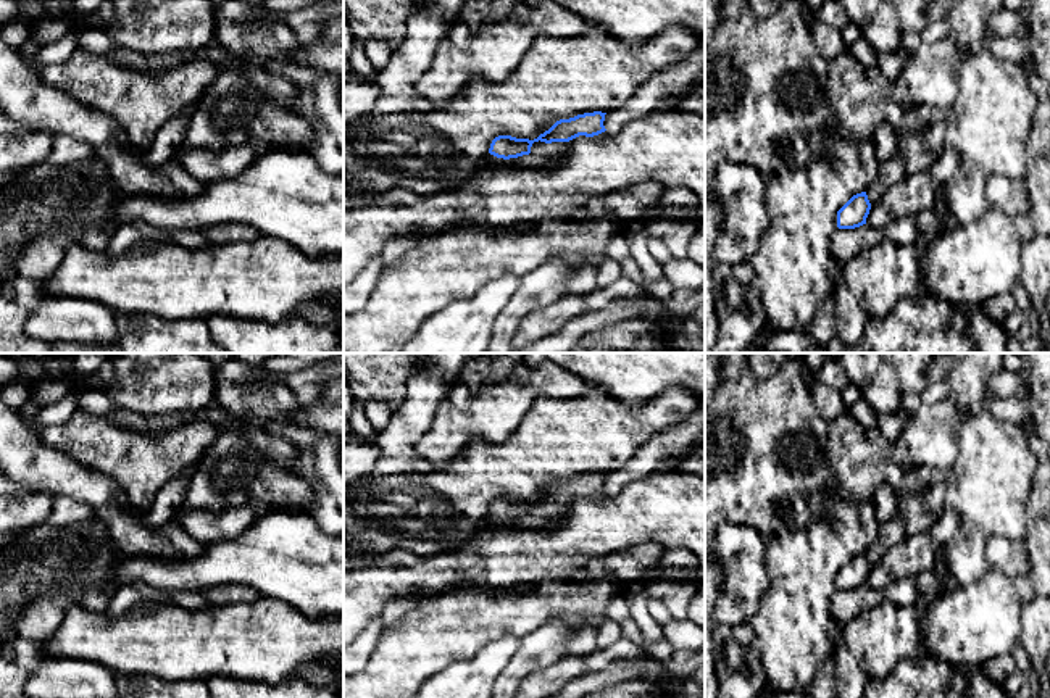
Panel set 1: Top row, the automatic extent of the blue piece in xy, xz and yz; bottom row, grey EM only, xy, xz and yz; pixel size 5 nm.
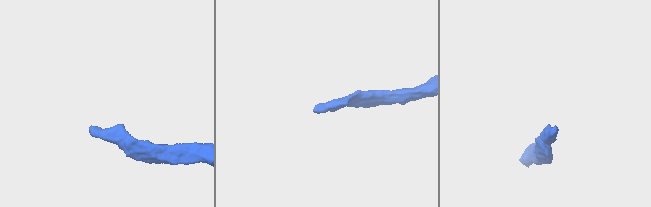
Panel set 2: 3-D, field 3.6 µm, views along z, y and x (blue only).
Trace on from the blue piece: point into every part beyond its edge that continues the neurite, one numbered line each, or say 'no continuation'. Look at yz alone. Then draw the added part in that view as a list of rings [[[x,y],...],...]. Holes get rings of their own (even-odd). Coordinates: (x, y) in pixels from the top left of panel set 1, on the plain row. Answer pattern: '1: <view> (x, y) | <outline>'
1: yz (894, 531) | [[[897,514],[890,521],[879,526],[877,540],[869,545],[866,556],[874,566],[894,545],[906,538],[903,519]]]

